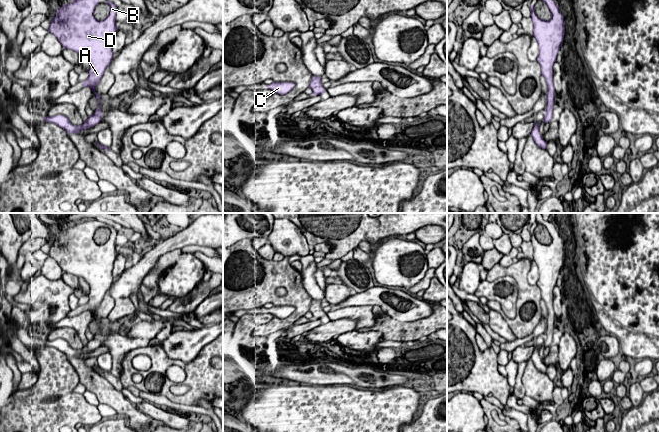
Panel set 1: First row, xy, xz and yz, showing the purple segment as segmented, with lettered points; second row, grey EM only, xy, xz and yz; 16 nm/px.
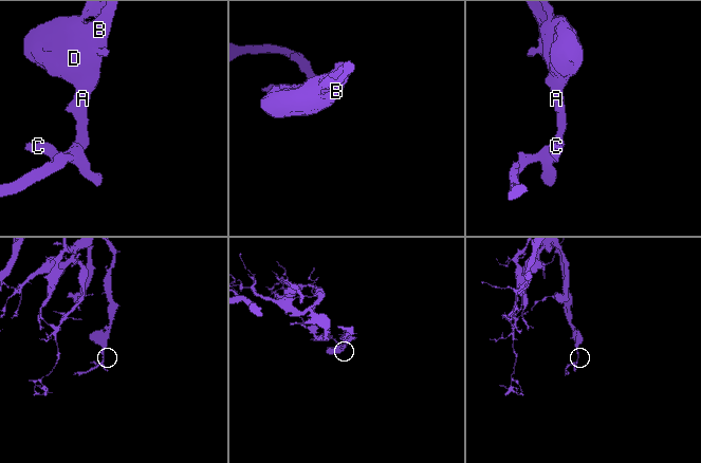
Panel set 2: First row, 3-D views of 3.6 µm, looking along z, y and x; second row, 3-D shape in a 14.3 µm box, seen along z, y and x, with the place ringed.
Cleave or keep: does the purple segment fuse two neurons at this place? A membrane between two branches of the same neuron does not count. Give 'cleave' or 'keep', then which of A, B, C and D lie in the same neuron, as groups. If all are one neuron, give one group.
keep; groups A B C D

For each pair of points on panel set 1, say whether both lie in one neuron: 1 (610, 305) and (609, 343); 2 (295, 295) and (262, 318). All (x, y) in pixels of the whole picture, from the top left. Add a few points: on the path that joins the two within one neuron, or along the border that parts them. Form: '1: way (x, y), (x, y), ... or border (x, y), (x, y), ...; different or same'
1: border (615, 336), (619, 343); different
2: border (274, 316), (267, 322), (257, 325), (254, 329); different

